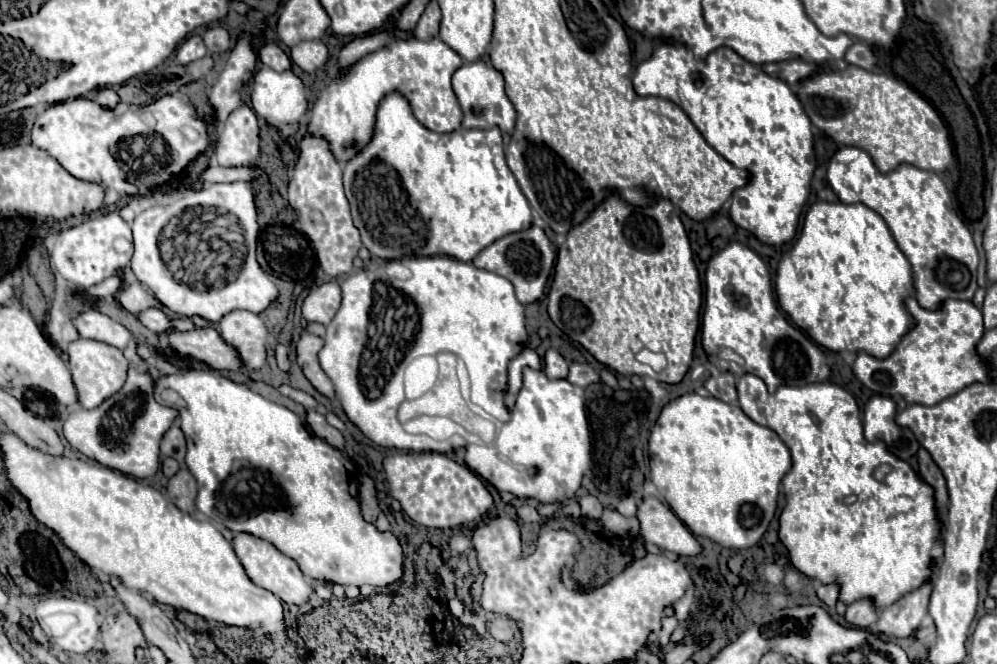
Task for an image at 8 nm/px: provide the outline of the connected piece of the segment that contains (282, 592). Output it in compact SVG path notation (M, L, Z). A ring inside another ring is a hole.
M235 533L233 537L233 549L241 561L241 565L245 567L247 575L251 577L251 581L267 591L273 591L277 597L281 597L287 605L301 605L309 599L311 595L311 585L305 581L301 569L297 567L297 563L283 555L275 545L271 545L269 541L263 541L259 537L253 537L249 533Z

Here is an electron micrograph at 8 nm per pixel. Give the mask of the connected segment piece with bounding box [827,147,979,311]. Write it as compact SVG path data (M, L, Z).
M841 147L829 161L827 181L843 203L863 203L885 219L913 267L915 293L921 307L935 311L947 299L973 299L979 253L969 229L955 213L951 195L939 175L905 163L883 175L863 149Z

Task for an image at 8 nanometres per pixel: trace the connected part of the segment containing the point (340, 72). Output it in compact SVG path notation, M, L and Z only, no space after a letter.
M419 39L393 41L351 67L337 69L311 109L307 135L323 137L337 163L345 165L369 145L373 139L377 107L385 95L395 91L409 101L413 115L421 125L435 133L451 133L461 127L461 107L451 89L451 75L459 65L461 57L441 39L431 39L429 43L421 43Z

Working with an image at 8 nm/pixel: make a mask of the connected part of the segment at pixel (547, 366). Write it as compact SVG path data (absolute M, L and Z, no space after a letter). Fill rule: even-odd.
M549 349L543 357L543 371L551 377L551 379L565 379L567 377L567 361L555 351L555 349Z

